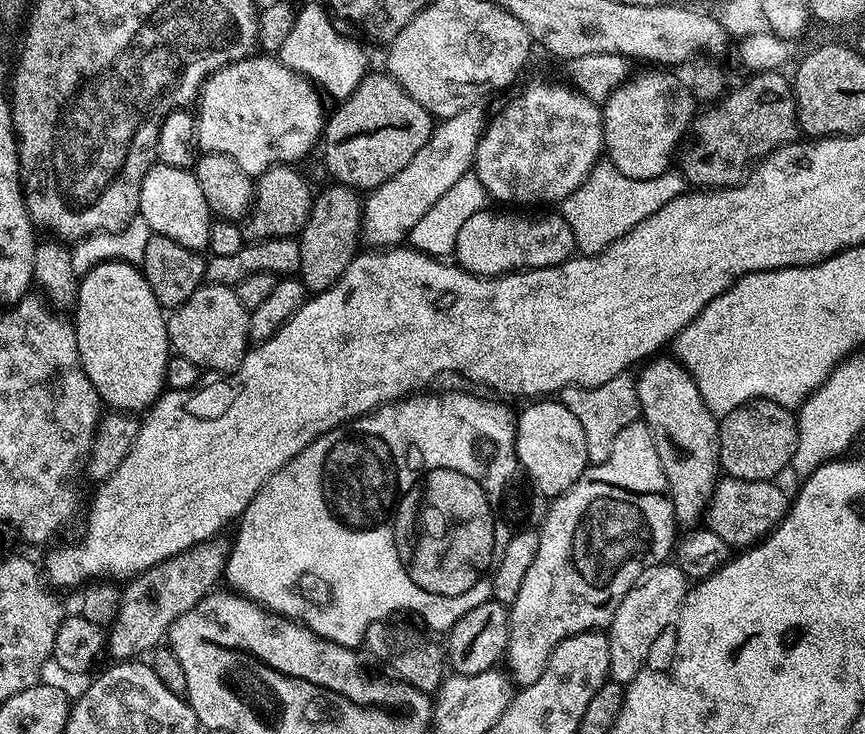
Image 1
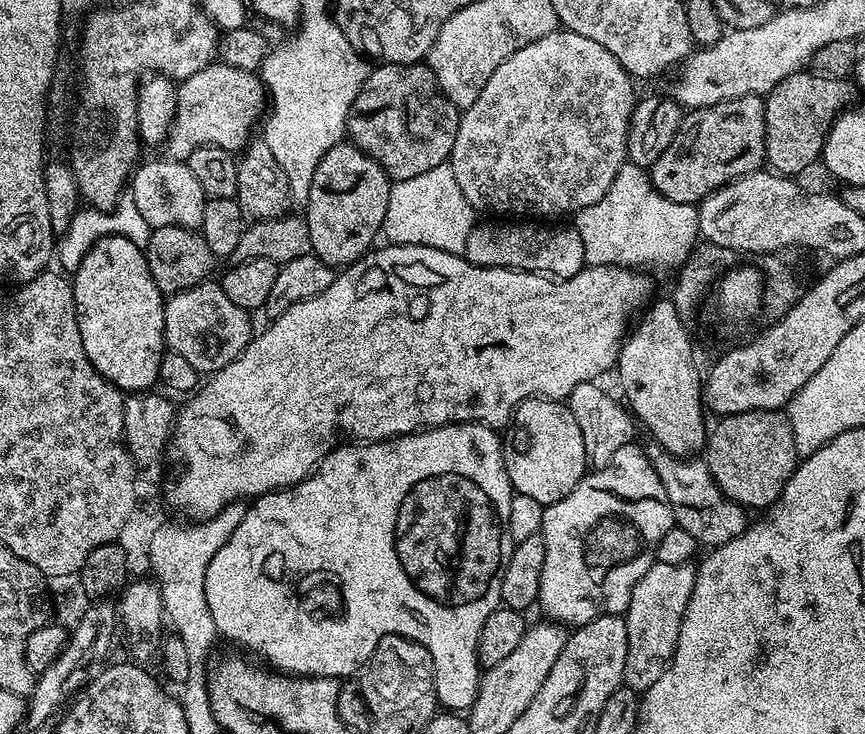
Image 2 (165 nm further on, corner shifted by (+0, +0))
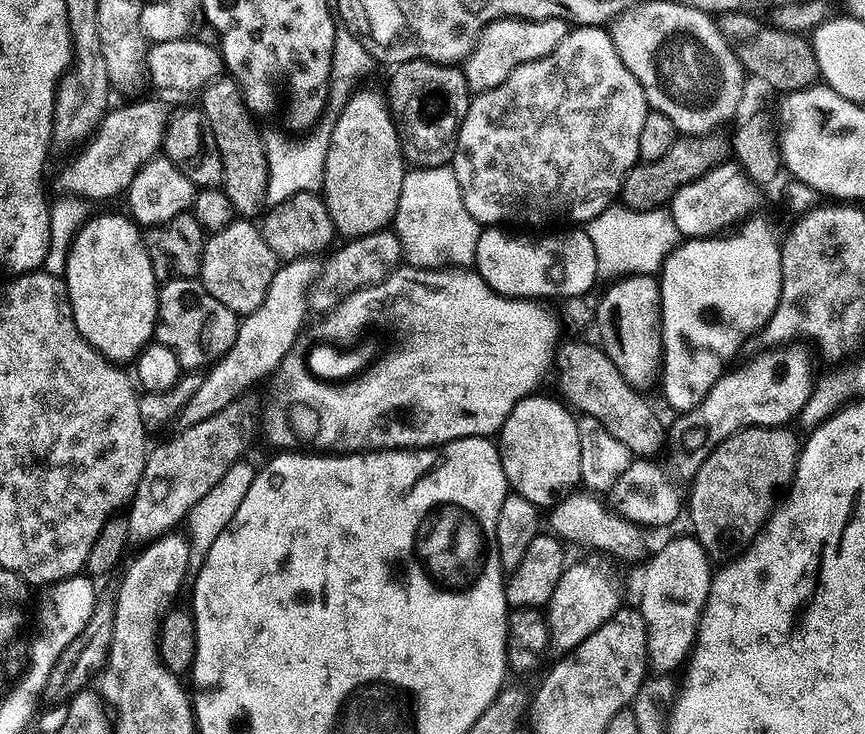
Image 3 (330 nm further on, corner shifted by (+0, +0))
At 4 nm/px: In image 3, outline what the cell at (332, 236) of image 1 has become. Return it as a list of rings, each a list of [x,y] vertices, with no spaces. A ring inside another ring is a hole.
[[[376,92],[354,93],[345,102],[328,136],[328,149],[323,149],[322,155],[322,195],[333,229],[344,238],[385,231],[395,221],[406,171],[400,139],[385,97]]]

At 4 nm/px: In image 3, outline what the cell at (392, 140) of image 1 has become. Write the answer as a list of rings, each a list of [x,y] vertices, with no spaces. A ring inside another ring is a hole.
[[[404,60],[391,72],[386,101],[405,161],[418,168],[447,165],[456,153],[456,132],[470,103],[463,71],[450,64],[433,64],[431,60]]]

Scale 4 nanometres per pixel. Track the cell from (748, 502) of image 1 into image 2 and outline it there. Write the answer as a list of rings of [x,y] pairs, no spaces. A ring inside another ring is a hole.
[[[652,442],[649,445],[646,448],[648,461],[652,463],[654,474],[658,474],[658,482],[662,482],[662,490],[666,490],[674,524],[692,534],[697,545],[708,544],[709,549],[714,549],[738,538],[747,530],[749,513],[741,504],[724,495],[703,459],[681,458],[667,452],[660,444]]]

